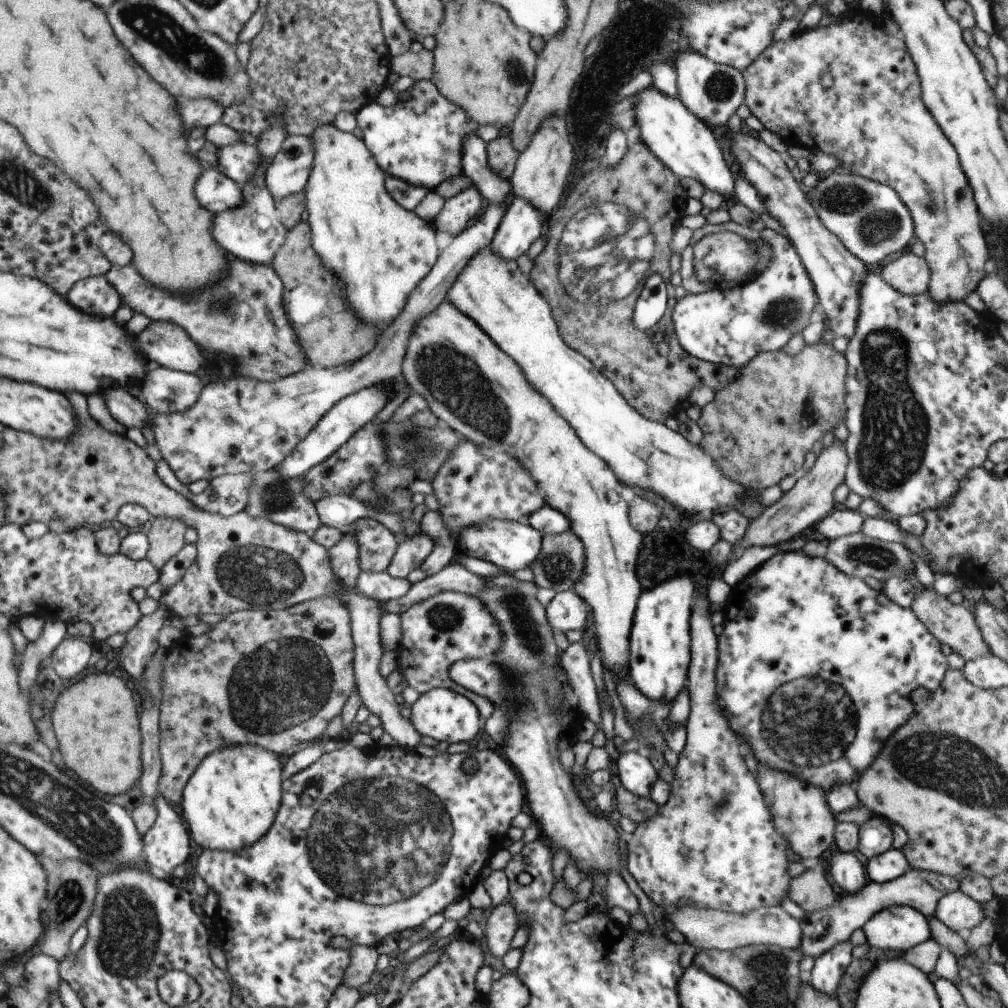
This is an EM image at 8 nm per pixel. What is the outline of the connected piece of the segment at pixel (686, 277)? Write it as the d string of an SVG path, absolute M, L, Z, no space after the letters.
M733 221L718 225L705 223L693 231L689 243L680 253L681 287L697 295L711 288L730 290L753 280L771 261L771 246L761 239L759 231L740 226Z

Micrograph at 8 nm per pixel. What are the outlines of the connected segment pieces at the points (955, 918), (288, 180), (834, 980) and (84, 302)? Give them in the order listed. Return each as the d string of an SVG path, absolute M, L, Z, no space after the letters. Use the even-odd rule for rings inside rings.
M956 889L954 892L946 893L937 902L934 916L946 928L965 935L985 918L999 921L1000 906L1001 901L995 897L987 903L977 903Z
M288 136L266 172L266 186L275 201L306 190L315 160L316 145L312 137Z
M849 942L840 943L815 959L813 969L808 974L810 988L836 998L836 989L852 960L850 949Z
M90 277L80 281L70 291L67 300L79 310L99 312L107 318L115 316L122 305L118 290L105 277Z

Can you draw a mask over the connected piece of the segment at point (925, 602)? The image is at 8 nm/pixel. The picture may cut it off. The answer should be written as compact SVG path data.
M925 587L924 590L915 590L913 601L909 609L915 614L919 622L933 634L937 641L946 644L953 653L958 653L967 661L979 659L981 656L989 655L989 649L982 640L981 630L977 626L977 620L965 604L951 604L945 597L940 596L932 588Z

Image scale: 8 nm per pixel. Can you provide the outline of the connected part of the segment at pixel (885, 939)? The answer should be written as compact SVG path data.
M896 905L877 912L860 930L870 948L905 952L925 942L929 928L917 910Z

